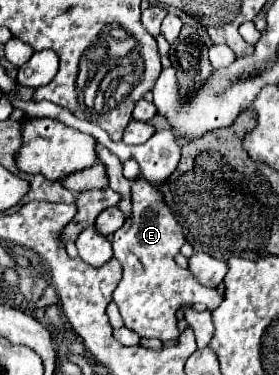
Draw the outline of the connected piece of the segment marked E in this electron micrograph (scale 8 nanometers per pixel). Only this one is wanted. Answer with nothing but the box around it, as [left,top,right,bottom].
[113,179,221,341]

